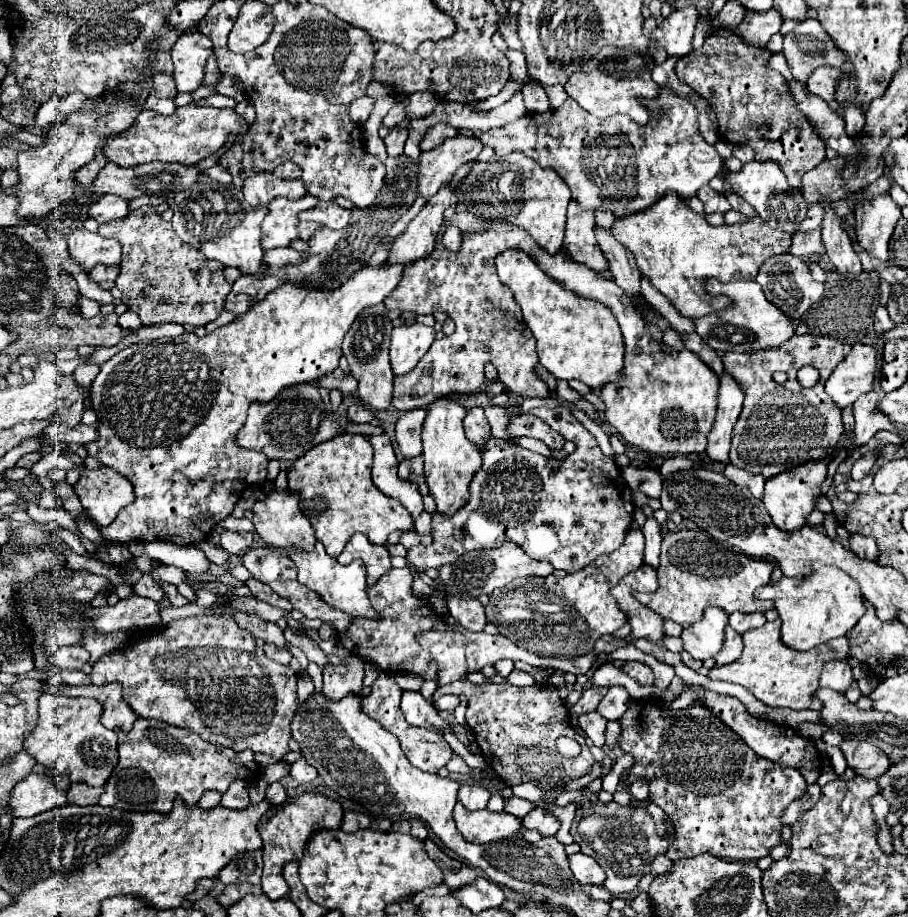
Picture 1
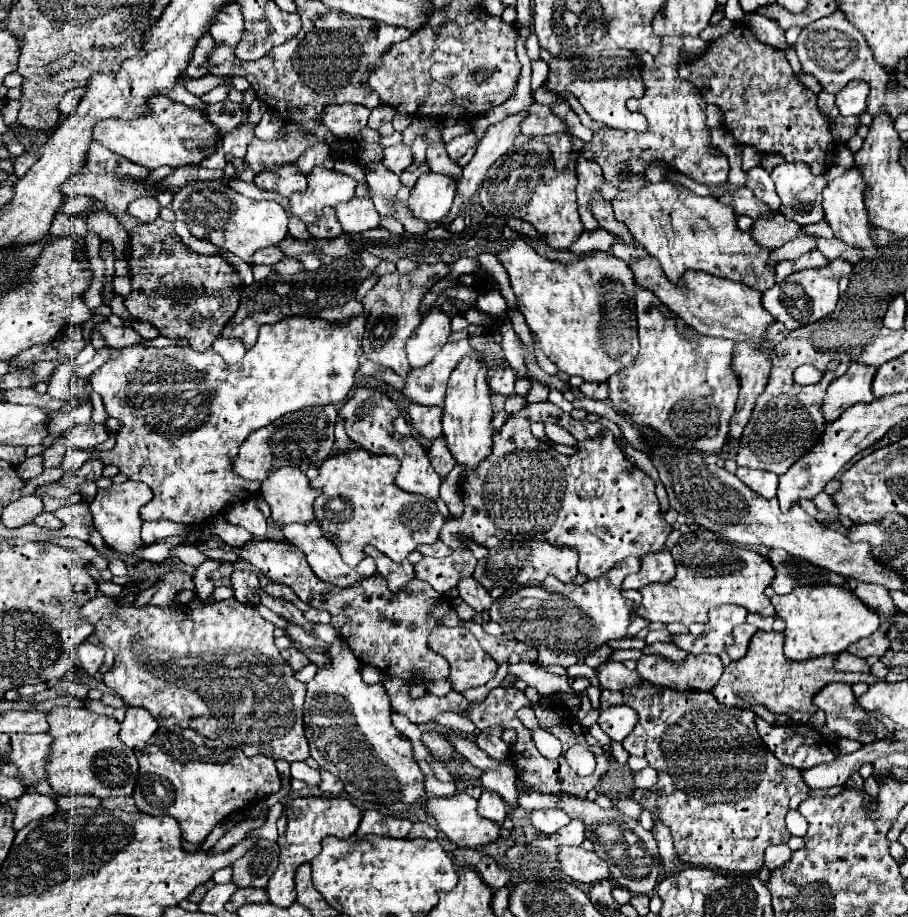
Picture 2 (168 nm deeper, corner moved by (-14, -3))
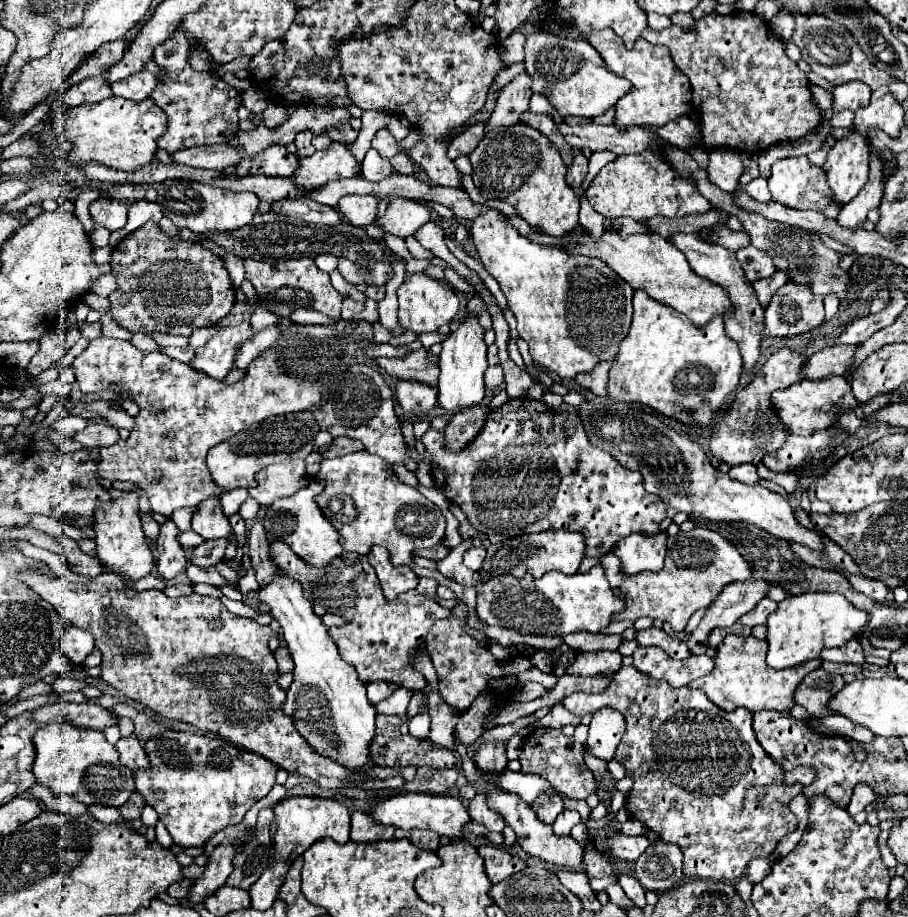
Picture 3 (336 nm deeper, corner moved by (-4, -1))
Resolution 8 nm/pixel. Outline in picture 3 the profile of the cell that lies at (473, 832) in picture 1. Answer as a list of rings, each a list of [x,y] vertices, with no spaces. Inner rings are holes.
[[[400,792],[390,796],[388,800],[380,802],[372,810],[372,816],[382,824],[392,824],[402,830],[412,830],[412,828],[434,830],[436,834],[446,836],[450,840],[462,838],[464,826],[470,822],[466,806],[458,796],[430,796],[430,794],[418,794],[418,792]]]

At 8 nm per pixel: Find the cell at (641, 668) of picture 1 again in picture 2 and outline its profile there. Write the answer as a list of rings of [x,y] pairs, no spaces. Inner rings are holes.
[[[662,654],[642,656],[638,674],[654,686],[672,690],[710,690],[722,676],[724,664],[718,656],[692,656],[684,662],[674,662]]]

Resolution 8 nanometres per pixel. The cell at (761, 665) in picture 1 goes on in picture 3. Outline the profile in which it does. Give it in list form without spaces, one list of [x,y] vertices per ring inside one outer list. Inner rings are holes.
[[[728,634],[722,644],[718,646],[716,658],[714,658],[714,670],[700,678],[694,680],[694,684],[690,684],[692,688],[700,688],[718,708],[722,710],[736,710],[740,706],[744,706],[750,712],[758,712],[758,710],[792,710],[794,702],[794,692],[798,688],[798,684],[802,682],[802,678],[820,668],[822,660],[814,658],[806,664],[798,664],[790,668],[784,668],[782,672],[766,666],[766,648],[768,642],[750,636],[736,636],[736,634]]]

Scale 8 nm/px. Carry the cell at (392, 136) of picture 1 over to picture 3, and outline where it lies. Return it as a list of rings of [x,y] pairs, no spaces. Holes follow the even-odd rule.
[[[368,150],[364,162],[362,162],[362,178],[370,180],[370,182],[380,182],[386,176],[392,174],[392,164],[388,158],[380,156],[378,150]]]

